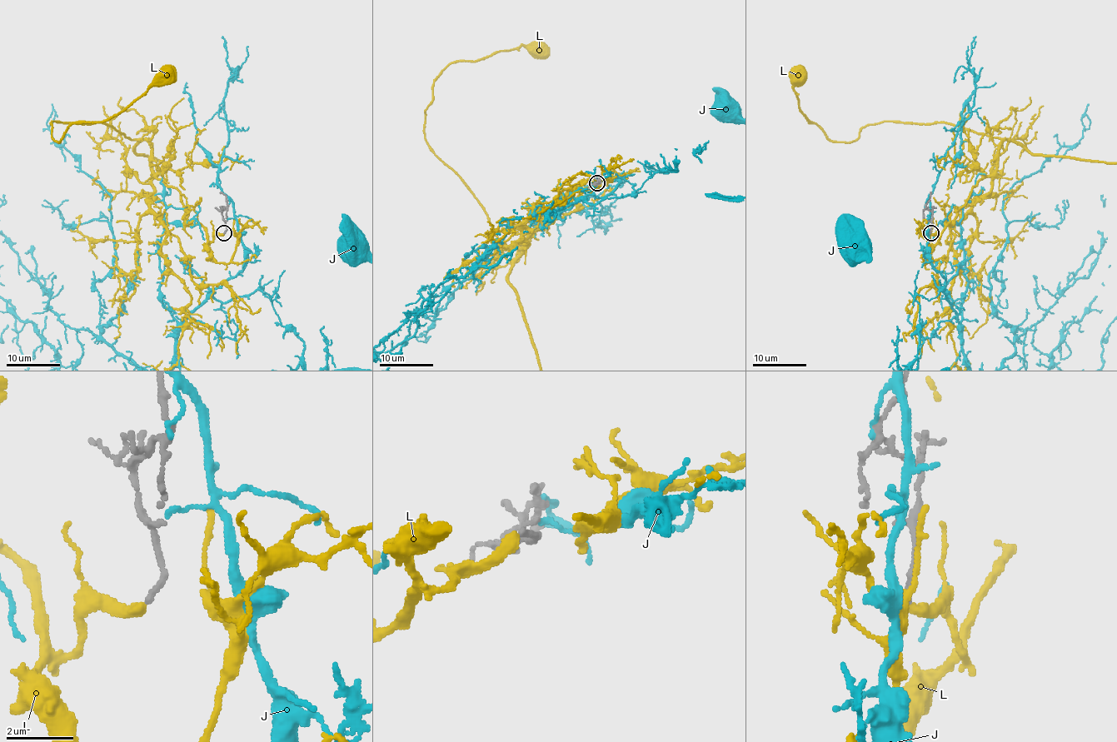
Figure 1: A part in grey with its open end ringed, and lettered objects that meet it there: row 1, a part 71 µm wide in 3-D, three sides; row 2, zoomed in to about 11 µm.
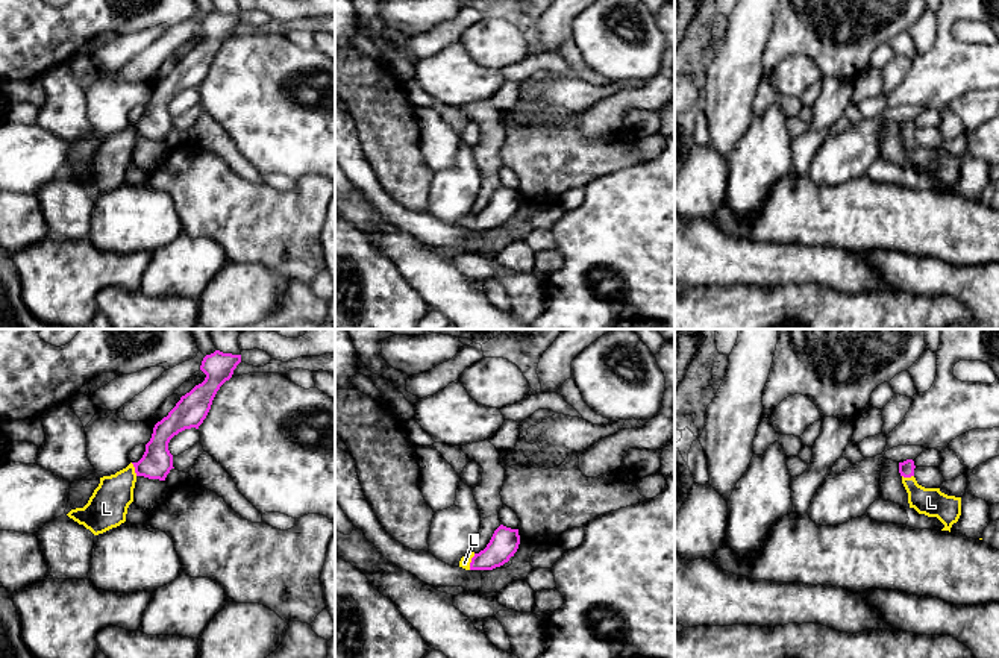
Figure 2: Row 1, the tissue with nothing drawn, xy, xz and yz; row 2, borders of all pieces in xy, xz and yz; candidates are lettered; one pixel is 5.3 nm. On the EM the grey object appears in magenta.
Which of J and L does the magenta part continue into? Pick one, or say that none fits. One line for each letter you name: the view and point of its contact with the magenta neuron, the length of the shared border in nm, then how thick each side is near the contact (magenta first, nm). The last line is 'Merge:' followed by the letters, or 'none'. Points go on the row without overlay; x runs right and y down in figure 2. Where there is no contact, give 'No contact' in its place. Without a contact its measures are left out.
L: Touches magenta at xz (472, 222). Shared border 90 nm. Thickness 150 nm (magenta) against 60 nm
Merge: L

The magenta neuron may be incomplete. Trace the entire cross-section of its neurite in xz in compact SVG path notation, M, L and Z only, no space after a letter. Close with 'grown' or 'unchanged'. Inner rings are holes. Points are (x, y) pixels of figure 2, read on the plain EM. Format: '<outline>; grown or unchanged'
M500 185L490 203L479 214L470 212L461 218L459 227L465 230L493 230L509 221L520 205L518 190Z; grown

